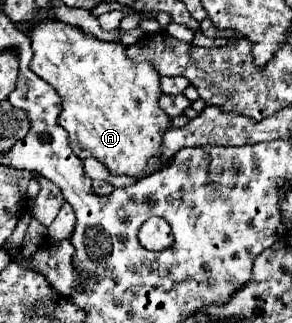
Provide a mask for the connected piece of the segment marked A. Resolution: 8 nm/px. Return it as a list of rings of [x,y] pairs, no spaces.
[[[59,20],[37,24],[31,30],[29,38],[33,42],[31,70],[57,90],[63,106],[59,114],[59,126],[69,132],[71,150],[79,158],[93,156],[103,162],[111,174],[129,176],[133,180],[141,180],[167,166],[167,162],[159,162],[151,172],[147,170],[147,162],[151,158],[161,158],[161,140],[165,130],[171,128],[169,116],[159,108],[159,98],[163,96],[159,84],[161,76],[149,62],[131,62],[121,42],[101,42],[89,34],[83,34],[79,28],[63,24]]]

